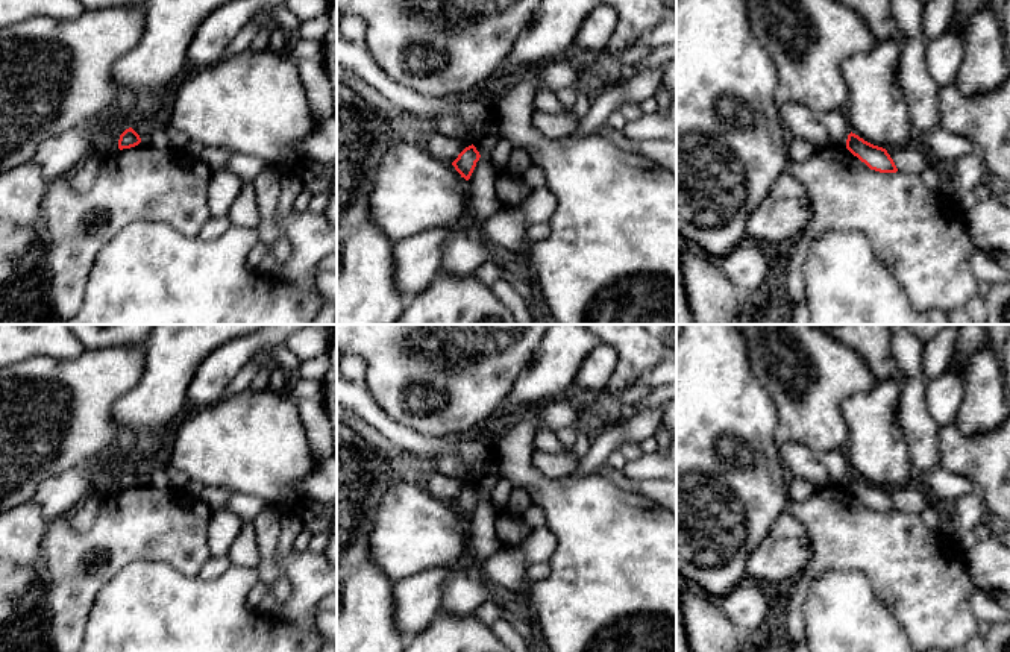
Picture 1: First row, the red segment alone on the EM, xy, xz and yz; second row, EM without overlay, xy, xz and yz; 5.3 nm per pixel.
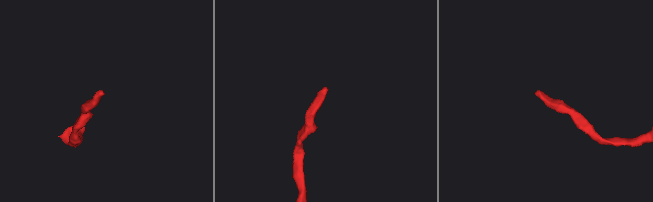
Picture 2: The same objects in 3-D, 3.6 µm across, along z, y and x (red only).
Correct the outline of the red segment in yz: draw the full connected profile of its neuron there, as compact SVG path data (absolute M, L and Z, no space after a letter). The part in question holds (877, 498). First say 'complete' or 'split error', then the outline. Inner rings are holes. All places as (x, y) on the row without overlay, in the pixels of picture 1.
complete; M849 473L846 488L864 502L870 509L880 513L896 513L898 508L886 488L874 485L855 473Z

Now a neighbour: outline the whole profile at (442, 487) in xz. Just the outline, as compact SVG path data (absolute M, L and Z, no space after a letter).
M432 469L425 476L423 485L434 499L453 502L472 484L467 479L450 478Z

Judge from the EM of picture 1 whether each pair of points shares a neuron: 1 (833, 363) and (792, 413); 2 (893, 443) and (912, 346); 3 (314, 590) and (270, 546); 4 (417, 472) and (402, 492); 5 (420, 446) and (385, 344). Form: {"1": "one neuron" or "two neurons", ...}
{"1": "one neuron", "2": "two neurons", "3": "one neuron", "4": "two neurons", "5": "two neurons"}

